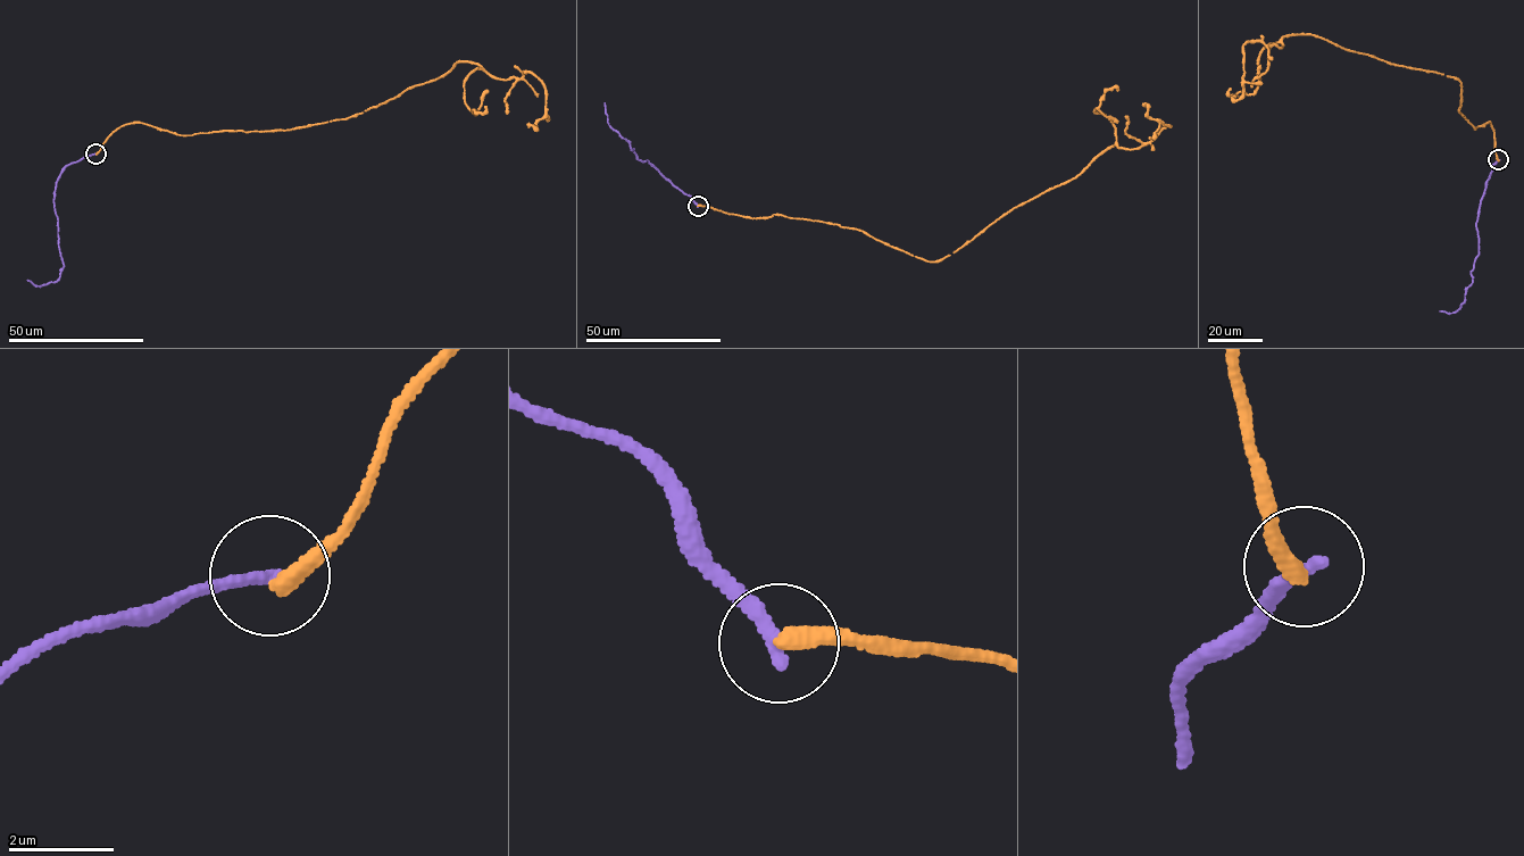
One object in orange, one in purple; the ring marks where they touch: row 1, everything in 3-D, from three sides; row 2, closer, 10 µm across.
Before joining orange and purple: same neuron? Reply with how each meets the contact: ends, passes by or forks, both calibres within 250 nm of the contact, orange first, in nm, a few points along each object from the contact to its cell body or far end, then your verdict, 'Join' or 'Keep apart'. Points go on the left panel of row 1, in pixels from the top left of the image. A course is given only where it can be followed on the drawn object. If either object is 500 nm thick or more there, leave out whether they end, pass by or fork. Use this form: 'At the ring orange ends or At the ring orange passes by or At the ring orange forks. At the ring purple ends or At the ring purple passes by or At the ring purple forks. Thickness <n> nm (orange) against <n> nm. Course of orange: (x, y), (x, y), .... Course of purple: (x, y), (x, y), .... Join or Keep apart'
At the ring orange ends. At the ring purple ends. Thickness 320 nm (orange) against 280 nm. Course of orange: (96, 154), (133, 123), (181, 135), (356, 116), (460, 61), (504, 80), (532, 72), (546, 114), (527, 124). Course of purple: (96, 154), (65, 167), (56, 183), (53, 204), (64, 265), (59, 279), (40, 285), (27, 280). Keep apart

